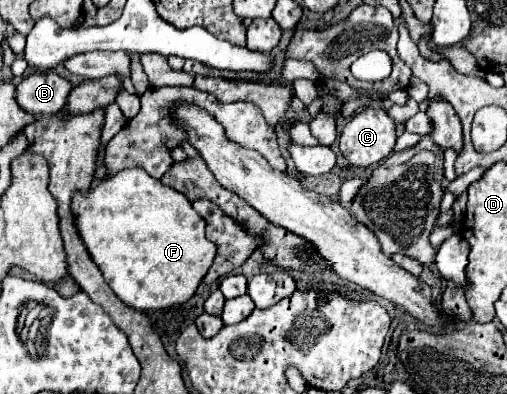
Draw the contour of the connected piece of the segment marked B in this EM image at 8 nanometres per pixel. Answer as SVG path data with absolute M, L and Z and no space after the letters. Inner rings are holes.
M34 72L16 86L16 100L28 114L56 114L66 106L72 84L52 72Z

